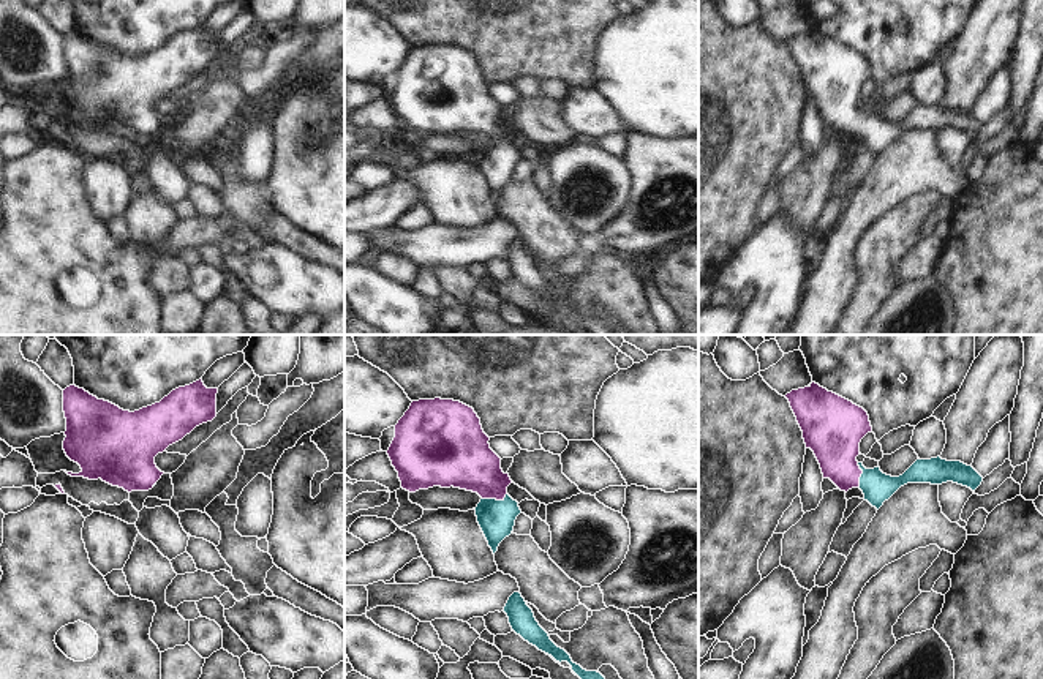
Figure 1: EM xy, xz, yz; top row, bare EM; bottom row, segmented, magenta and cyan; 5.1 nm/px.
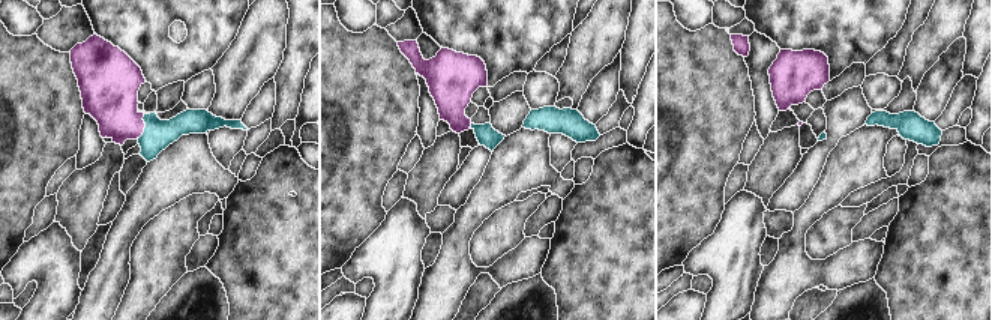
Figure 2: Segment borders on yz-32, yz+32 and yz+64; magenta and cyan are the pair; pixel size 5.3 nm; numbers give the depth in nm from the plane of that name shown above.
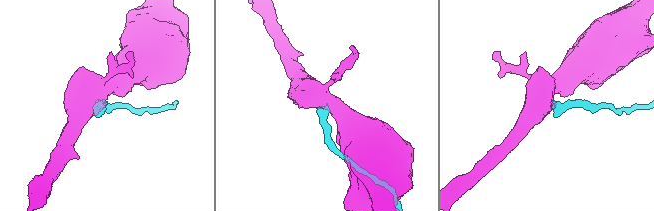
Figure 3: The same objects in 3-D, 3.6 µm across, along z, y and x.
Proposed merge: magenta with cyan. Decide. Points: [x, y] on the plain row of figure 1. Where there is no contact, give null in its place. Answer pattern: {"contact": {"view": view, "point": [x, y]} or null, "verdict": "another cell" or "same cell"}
{"contact": {"view": "xz", "point": [495, 144]}, "verdict": "same cell"}

